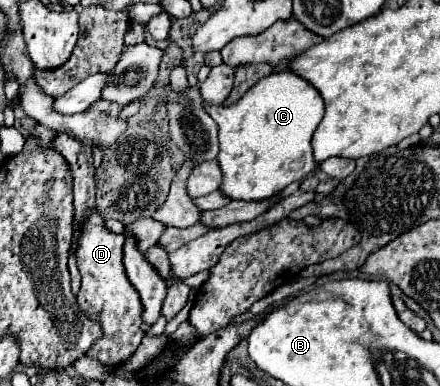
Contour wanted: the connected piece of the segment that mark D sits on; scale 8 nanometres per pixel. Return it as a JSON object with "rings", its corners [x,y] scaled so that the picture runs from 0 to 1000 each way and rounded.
{"rings":[[[225,541],[198,547],[180,588],[180,619],[170,645],[175,697],[184,707],[184,754],[175,764],[175,780],[189,811],[202,826],[225,832],[234,847],[234,873],[202,899],[198,920],[220,925],[239,951],[252,956],[284,946],[330,873],[330,863],[320,858],[320,780],[307,749],[298,749],[280,692],[280,630],[284,609],[252,604],[239,588],[239,567],[230,562]]]}

